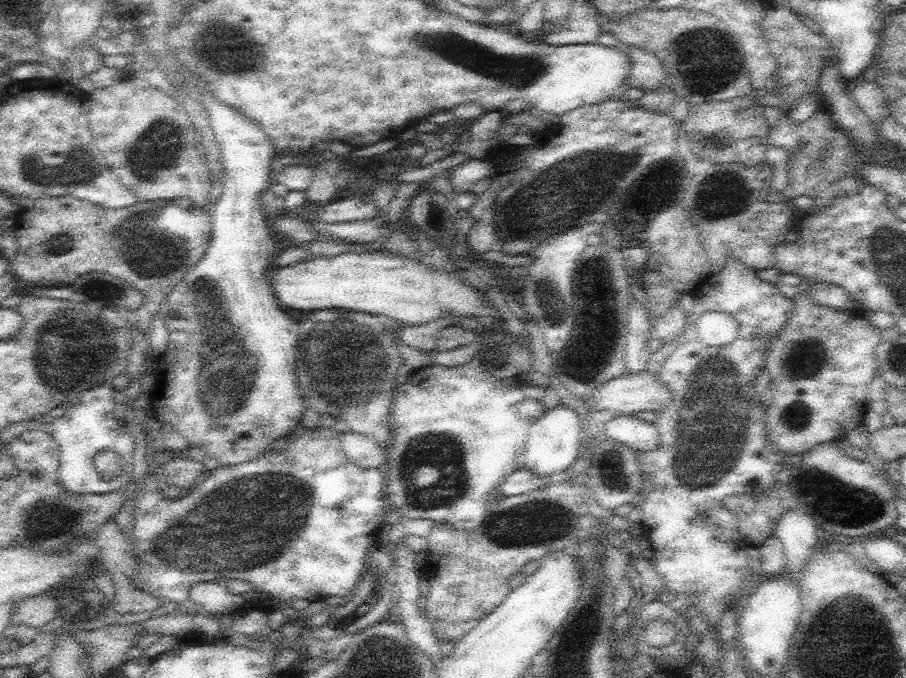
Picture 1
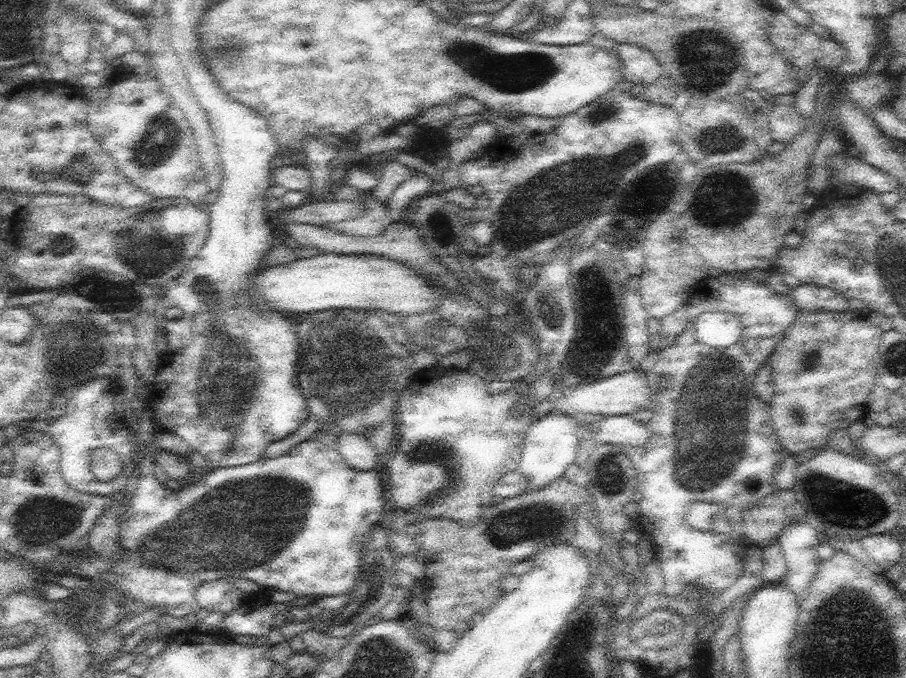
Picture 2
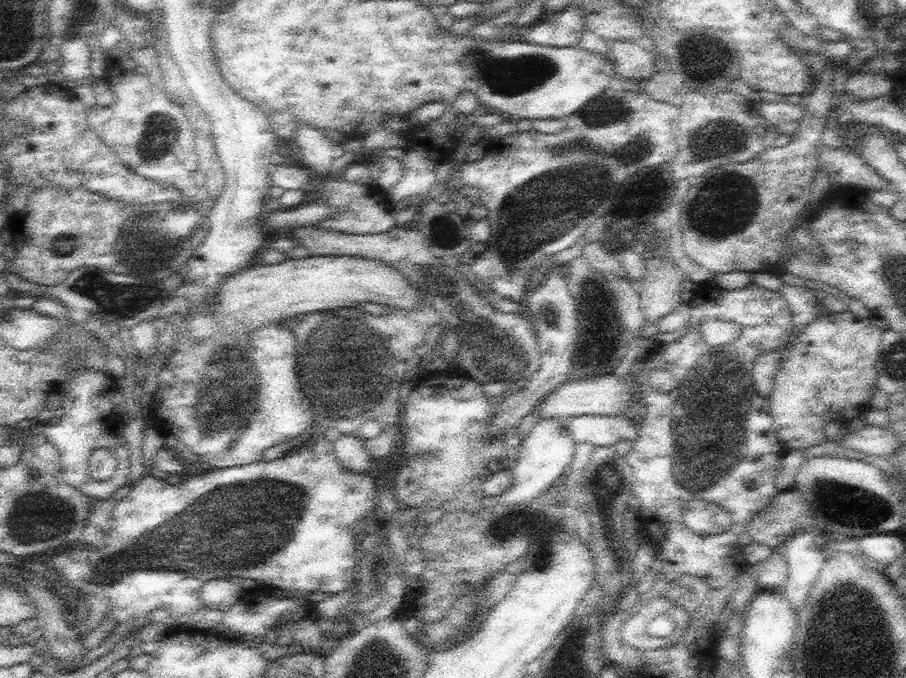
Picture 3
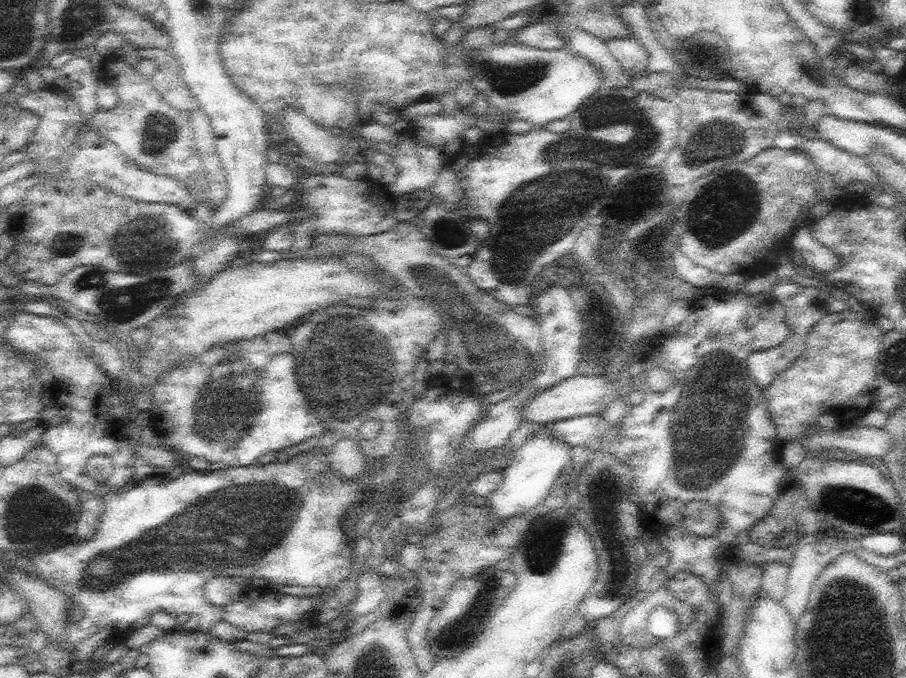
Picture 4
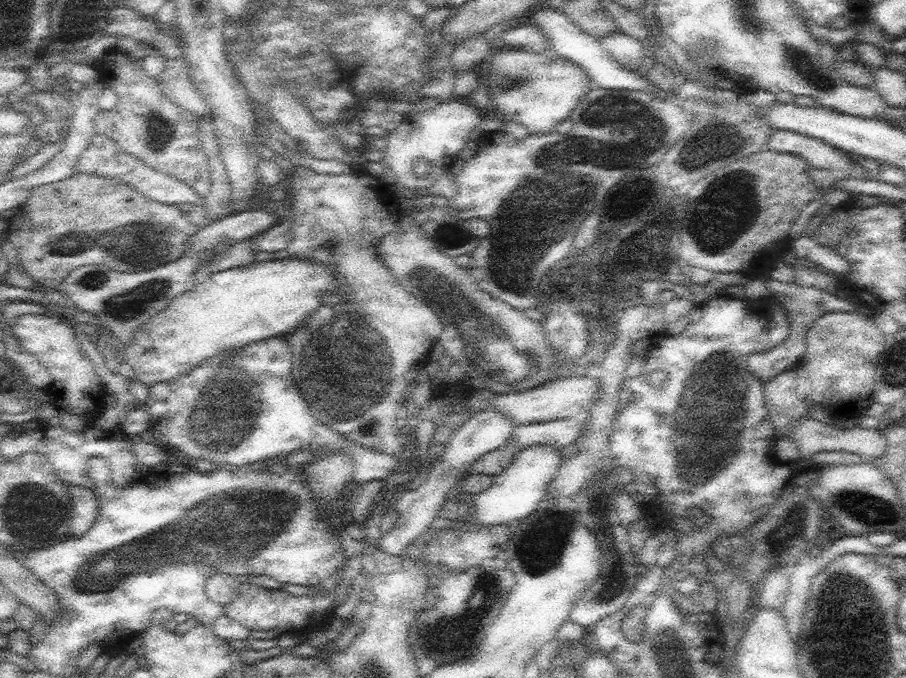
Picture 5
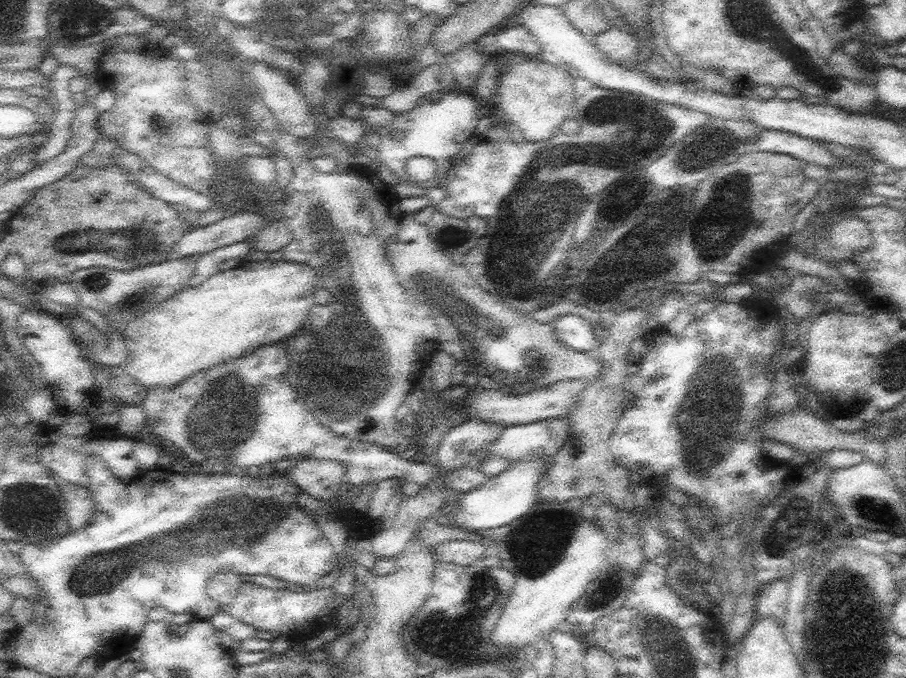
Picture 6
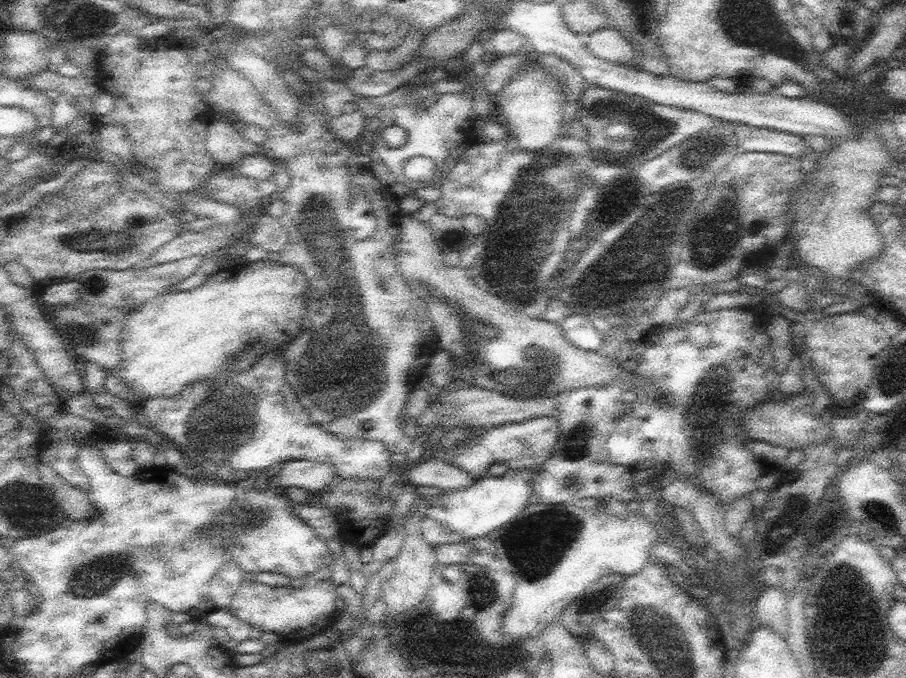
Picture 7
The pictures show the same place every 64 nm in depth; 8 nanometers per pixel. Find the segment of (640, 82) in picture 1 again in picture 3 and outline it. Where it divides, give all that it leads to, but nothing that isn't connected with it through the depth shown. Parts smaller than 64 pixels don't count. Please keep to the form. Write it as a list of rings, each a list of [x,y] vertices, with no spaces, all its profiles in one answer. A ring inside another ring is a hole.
[[[611,42],[615,72],[621,80],[647,82],[655,76],[655,56],[639,42]]]

